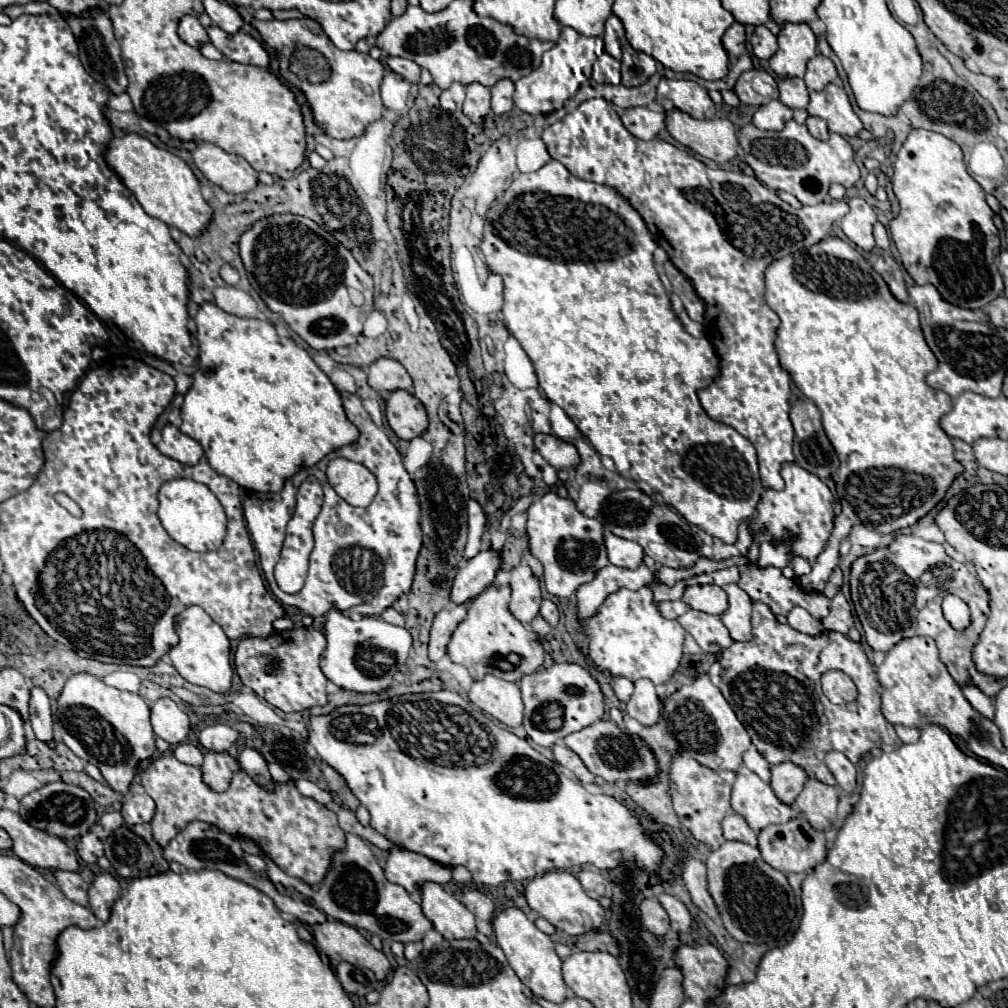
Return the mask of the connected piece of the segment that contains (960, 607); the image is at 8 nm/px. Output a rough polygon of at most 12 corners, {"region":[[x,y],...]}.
{"region":[[945,596],[943,614],[957,630],[969,624],[969,608],[957,596]]}

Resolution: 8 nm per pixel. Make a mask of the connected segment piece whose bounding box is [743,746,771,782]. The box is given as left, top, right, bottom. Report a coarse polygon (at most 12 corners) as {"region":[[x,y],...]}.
{"region":[[755,746],[743,754],[743,762],[763,782],[771,778],[771,766]]}

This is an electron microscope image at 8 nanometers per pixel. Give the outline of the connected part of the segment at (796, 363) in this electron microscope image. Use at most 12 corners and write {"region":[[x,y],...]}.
{"region":[[845,240],[765,270],[779,364],[821,410],[851,526],[963,472],[917,310]]}

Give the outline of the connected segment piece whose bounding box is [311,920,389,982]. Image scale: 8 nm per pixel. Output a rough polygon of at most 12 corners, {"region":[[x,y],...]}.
{"region":[[337,920],[311,926],[331,960],[369,968],[379,982],[389,960]]}

